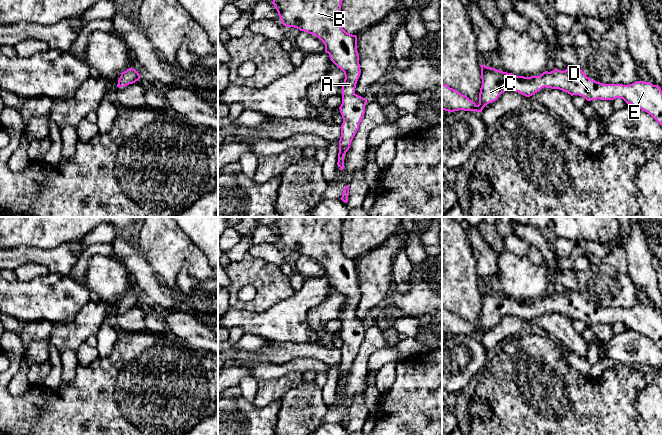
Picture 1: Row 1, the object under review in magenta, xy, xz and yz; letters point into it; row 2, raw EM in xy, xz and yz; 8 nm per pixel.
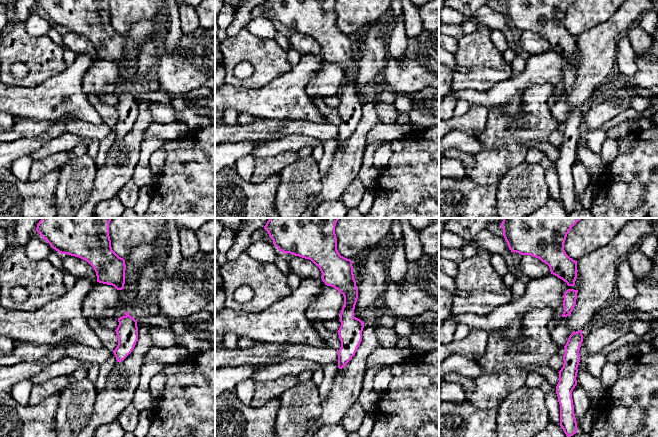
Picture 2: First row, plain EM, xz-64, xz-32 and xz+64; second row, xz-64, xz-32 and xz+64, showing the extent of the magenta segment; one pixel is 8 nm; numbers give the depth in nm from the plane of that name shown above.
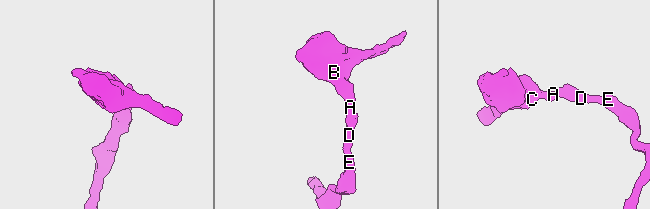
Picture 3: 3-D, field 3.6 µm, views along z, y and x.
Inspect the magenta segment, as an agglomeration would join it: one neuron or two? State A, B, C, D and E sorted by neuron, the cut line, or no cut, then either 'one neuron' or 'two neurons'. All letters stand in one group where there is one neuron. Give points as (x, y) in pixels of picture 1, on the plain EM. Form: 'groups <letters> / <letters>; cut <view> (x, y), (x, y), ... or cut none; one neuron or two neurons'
groups A B C D E; cut none; one neuron

